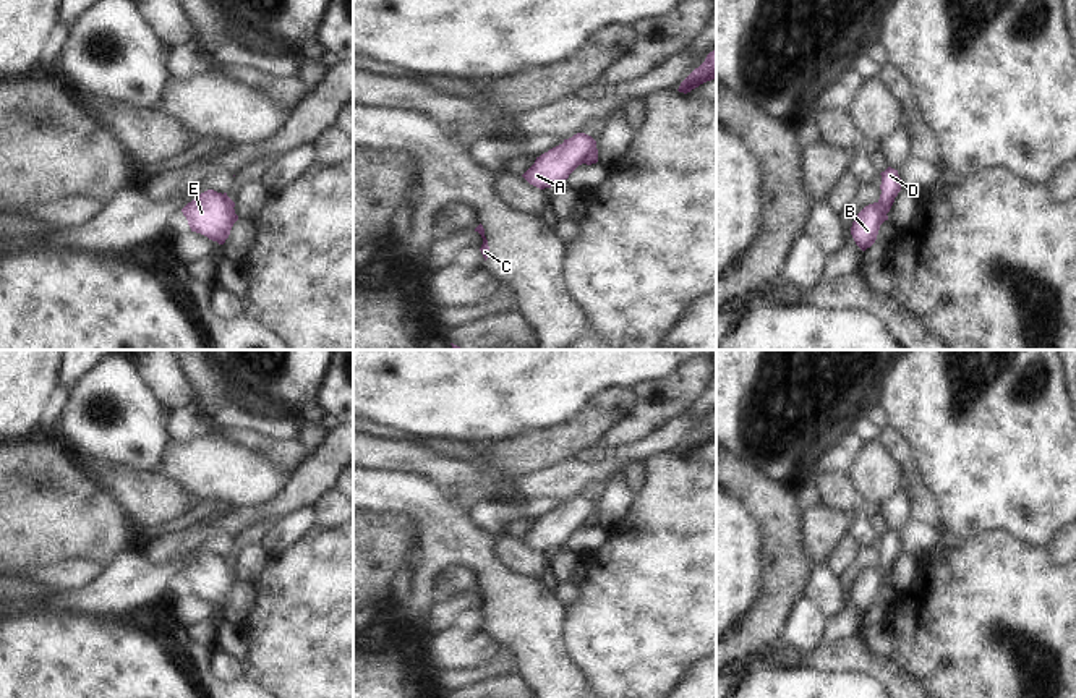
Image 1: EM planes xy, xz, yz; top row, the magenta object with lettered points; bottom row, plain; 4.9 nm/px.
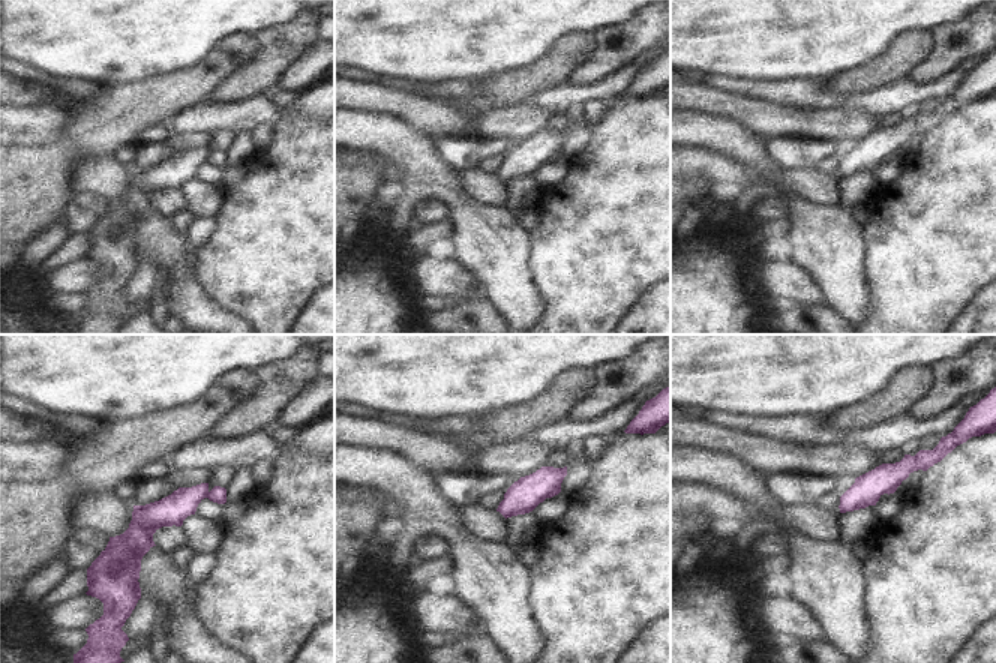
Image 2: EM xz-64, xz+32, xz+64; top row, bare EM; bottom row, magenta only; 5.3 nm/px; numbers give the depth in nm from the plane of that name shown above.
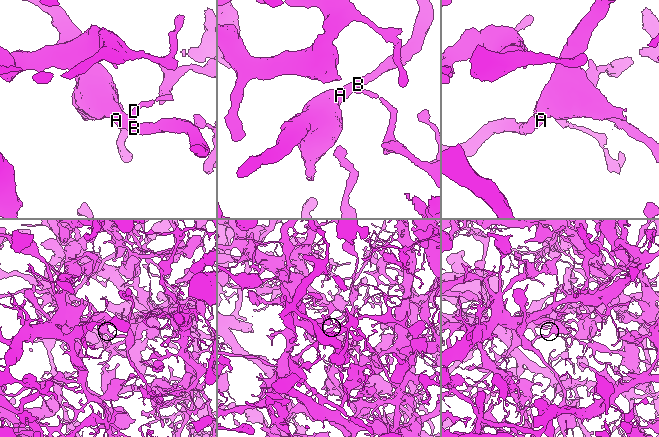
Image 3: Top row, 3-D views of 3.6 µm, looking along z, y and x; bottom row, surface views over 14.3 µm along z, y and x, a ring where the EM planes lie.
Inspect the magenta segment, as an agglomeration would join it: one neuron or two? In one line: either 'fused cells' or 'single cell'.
fused cells

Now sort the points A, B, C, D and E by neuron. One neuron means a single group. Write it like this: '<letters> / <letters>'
A B C E / D

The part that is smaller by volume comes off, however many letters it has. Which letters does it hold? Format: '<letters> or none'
A, B, C, E

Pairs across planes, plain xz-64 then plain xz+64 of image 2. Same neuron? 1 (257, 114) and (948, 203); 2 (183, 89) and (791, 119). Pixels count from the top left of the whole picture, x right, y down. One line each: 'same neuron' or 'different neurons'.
1: different neurons
2: different neurons

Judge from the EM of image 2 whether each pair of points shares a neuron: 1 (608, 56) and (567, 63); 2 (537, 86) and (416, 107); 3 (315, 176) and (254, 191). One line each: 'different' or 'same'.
1: different
2: different
3: same

